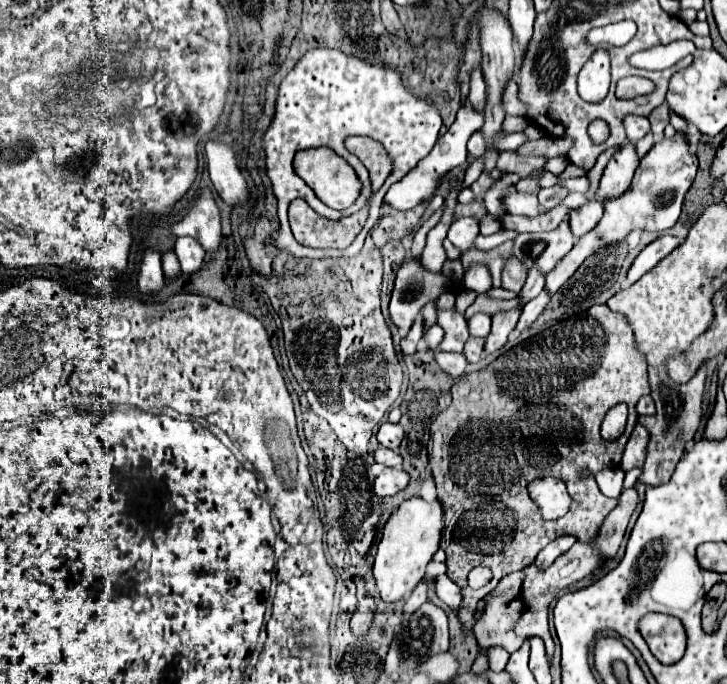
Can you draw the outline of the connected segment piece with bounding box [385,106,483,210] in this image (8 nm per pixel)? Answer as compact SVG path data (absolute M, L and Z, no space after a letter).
M463 106L463 108L457 112L455 124L449 128L447 134L443 134L443 136L437 140L437 144L435 144L435 148L431 150L431 154L429 154L427 158L423 158L423 162L419 162L419 166L415 166L401 182L393 184L393 186L387 190L385 202L391 204L391 206L397 208L397 210L411 210L411 208L415 208L421 200L435 196L441 176L447 174L451 168L465 164L465 160L467 160L467 140L469 140L471 134L473 134L475 130L479 130L481 126L483 126L483 114L481 114L481 112L475 112L471 106Z

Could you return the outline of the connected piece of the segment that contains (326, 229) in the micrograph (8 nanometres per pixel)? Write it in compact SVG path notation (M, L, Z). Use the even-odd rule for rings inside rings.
M297 198L289 206L289 222L299 244L311 248L347 248L361 232L367 220L367 206L343 220L327 220L319 216L305 200Z

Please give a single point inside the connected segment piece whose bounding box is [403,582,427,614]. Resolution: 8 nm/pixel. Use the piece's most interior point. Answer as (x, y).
(419, 595)

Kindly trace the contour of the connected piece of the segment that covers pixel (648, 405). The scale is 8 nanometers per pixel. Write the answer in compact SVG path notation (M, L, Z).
M650 395L643 396L637 403L636 410L638 415L652 415L656 413L656 406Z

